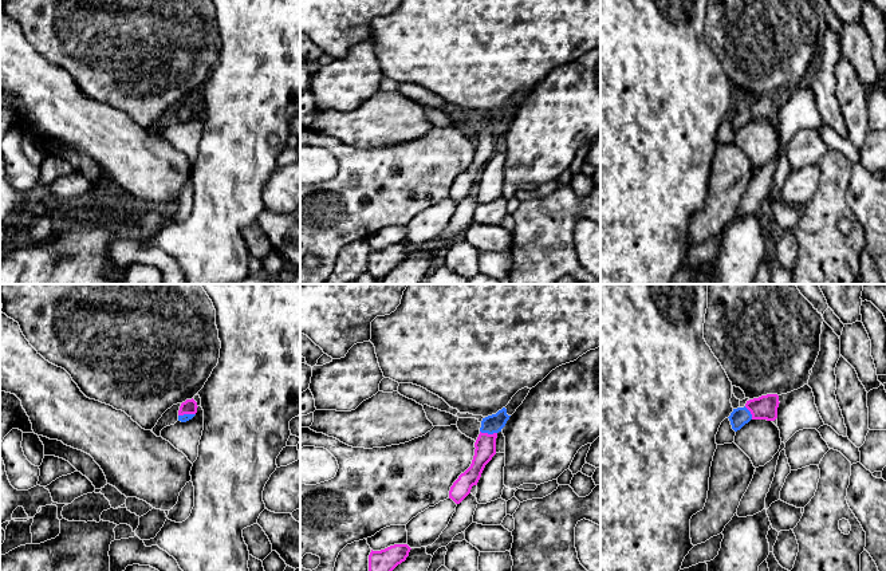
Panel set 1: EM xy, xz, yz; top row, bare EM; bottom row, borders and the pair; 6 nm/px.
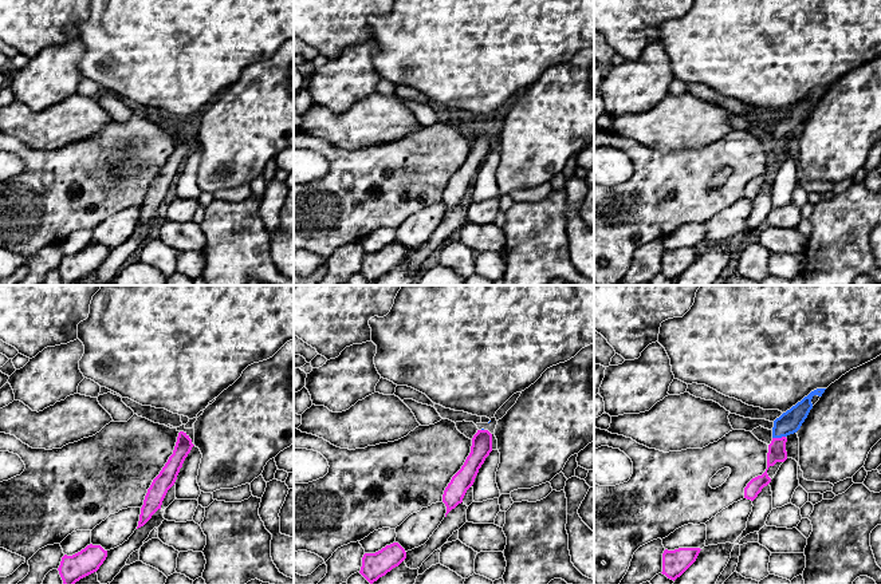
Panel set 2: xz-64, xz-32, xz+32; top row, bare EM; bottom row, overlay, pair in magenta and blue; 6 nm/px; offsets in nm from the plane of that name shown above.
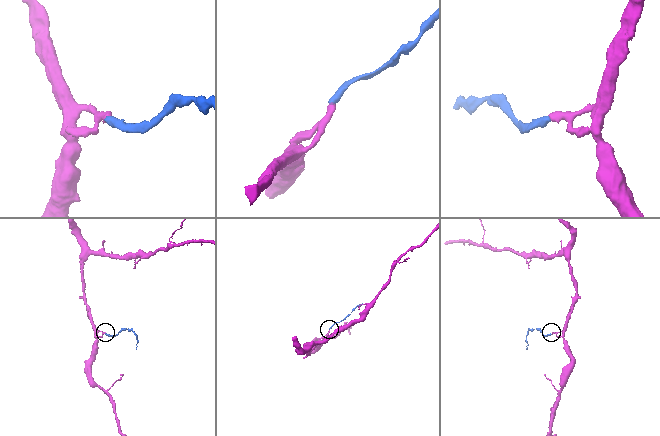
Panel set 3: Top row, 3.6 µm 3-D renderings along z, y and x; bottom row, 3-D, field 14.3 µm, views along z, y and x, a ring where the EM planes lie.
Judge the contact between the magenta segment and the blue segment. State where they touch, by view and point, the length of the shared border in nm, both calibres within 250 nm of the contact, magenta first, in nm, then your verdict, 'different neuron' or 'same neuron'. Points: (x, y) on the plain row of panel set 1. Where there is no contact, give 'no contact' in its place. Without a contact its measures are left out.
xz (487, 133) | 110 nm | 130/110 nm | same neuron

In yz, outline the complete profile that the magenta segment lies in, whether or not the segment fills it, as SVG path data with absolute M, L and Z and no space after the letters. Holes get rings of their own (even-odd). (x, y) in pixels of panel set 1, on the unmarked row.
M767 94L747 101L744 107L733 109L728 117L735 131L740 130L751 119L775 121L777 118L779 95Z

